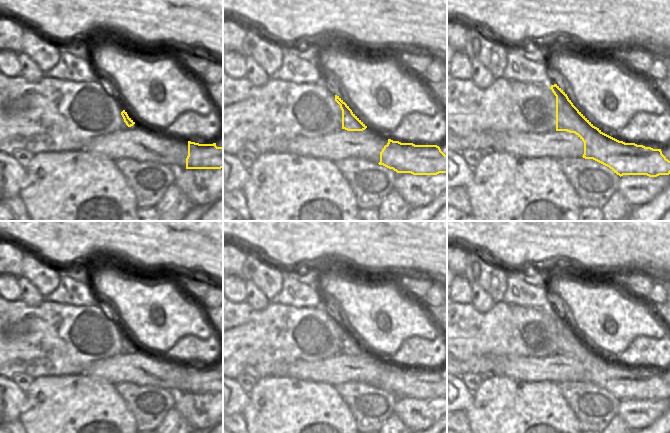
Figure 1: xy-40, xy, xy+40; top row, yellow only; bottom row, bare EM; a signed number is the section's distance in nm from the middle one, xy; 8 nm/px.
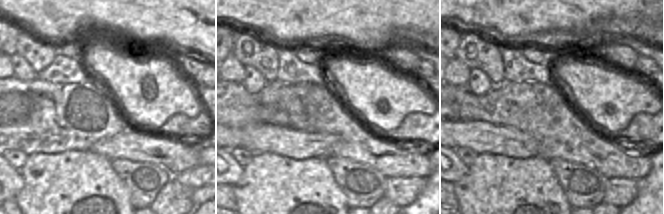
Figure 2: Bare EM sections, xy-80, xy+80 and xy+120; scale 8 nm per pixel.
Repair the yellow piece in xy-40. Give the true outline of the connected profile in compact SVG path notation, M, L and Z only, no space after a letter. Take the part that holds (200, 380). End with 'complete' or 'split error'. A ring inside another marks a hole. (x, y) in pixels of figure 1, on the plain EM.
M188 365L186 393L223 392L223 371L213 368L199 368Z; complete

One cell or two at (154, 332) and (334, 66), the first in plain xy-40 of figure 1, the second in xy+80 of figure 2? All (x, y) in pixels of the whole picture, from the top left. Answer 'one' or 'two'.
one

